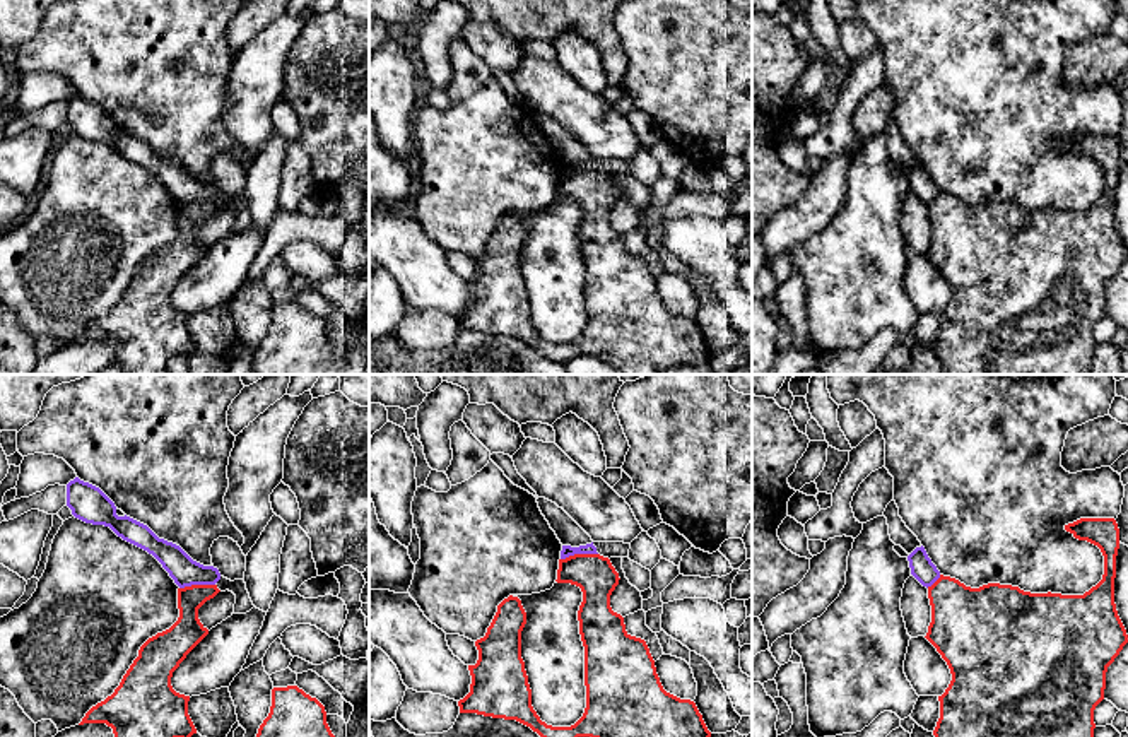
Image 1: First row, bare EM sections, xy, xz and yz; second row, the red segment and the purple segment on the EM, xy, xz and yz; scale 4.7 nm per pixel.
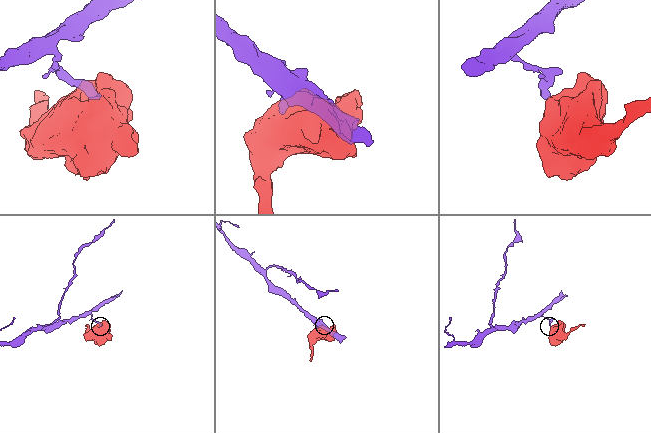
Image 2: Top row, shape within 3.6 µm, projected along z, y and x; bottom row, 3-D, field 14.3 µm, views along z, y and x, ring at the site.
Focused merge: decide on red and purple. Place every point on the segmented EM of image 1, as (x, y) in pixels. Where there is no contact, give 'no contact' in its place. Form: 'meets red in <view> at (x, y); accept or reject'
meets red in xz at (578, 554); reject

